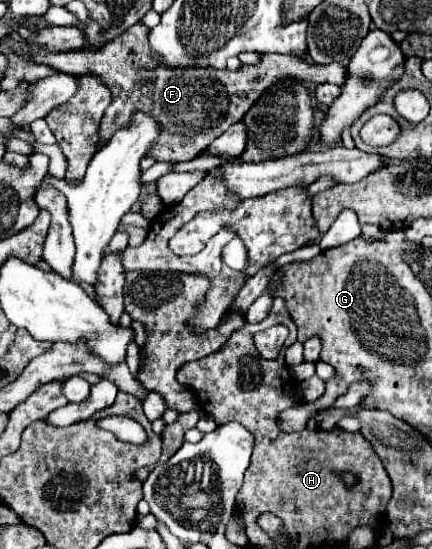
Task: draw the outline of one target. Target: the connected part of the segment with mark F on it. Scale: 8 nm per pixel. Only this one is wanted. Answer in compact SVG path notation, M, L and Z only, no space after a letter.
M135 24L115 40L111 40L101 50L75 50L75 52L47 52L27 44L29 54L35 62L49 64L61 72L87 72L93 70L101 76L103 84L113 94L113 104L105 110L99 124L97 148L103 148L115 130L129 126L133 112L141 110L145 114L157 116L161 122L161 136L157 144L149 150L149 156L157 162L183 162L197 158L217 136L221 136L231 124L241 122L241 116L253 106L253 102L277 80L291 76L313 84L345 84L347 68L333 62L327 66L307 64L295 56L259 54L255 66L241 66L239 70L217 70L217 68L165 68L159 56L153 56L149 48L149 28L145 24Z

